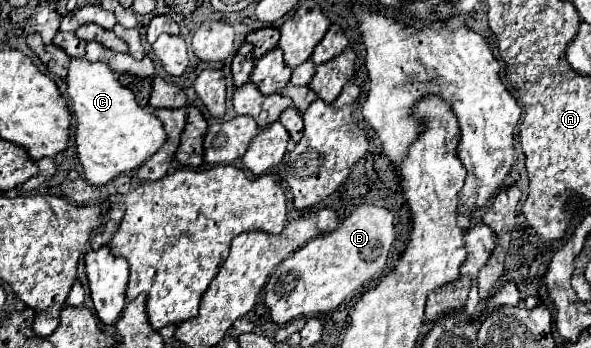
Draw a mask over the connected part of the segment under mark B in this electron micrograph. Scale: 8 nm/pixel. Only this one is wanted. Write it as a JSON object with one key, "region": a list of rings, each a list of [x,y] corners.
{"region":[[[375,205],[357,207],[335,231],[311,239],[273,271],[265,285],[265,305],[271,319],[285,325],[299,315],[313,317],[339,307],[341,299],[347,299],[353,291],[385,269],[393,241],[395,231],[389,209]]]}

